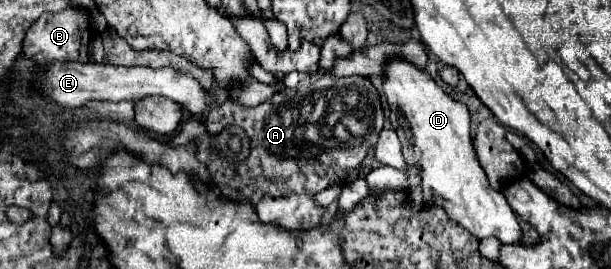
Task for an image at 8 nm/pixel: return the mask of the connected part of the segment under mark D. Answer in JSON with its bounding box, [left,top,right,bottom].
[384,58,522,244]

